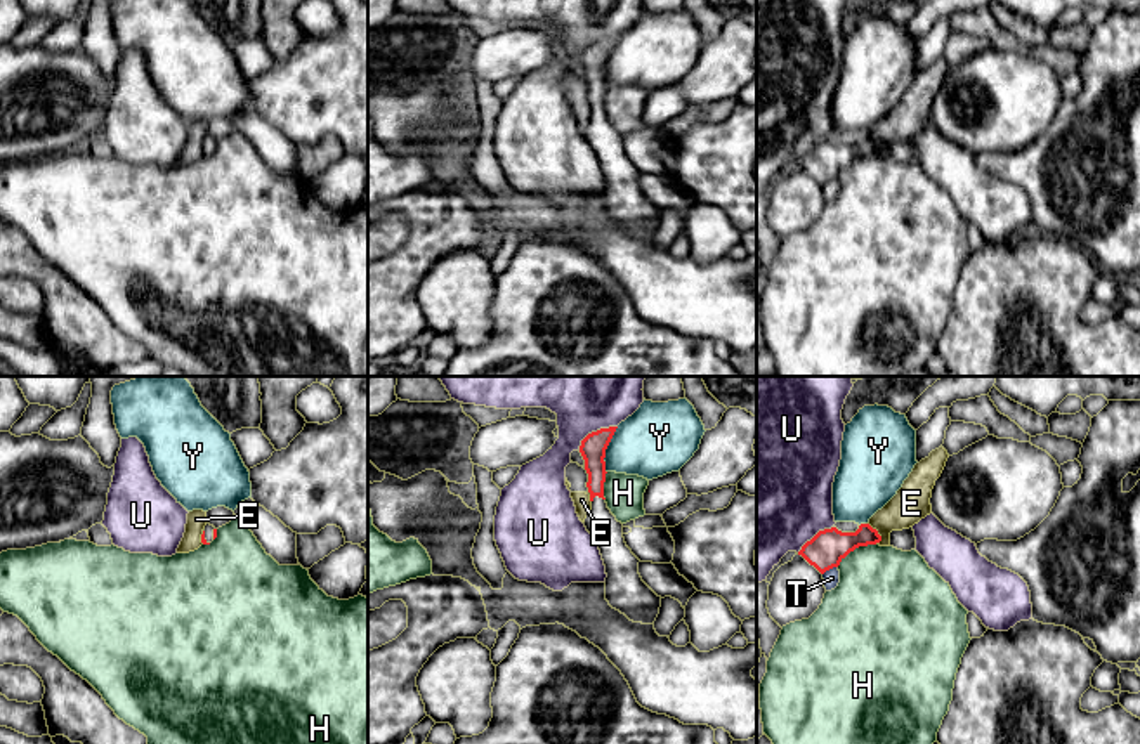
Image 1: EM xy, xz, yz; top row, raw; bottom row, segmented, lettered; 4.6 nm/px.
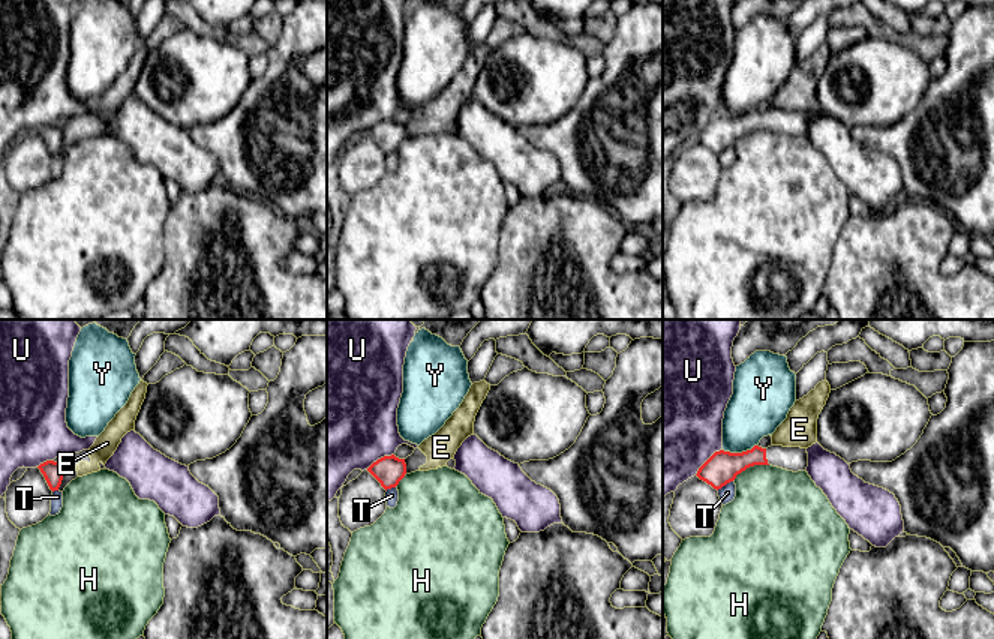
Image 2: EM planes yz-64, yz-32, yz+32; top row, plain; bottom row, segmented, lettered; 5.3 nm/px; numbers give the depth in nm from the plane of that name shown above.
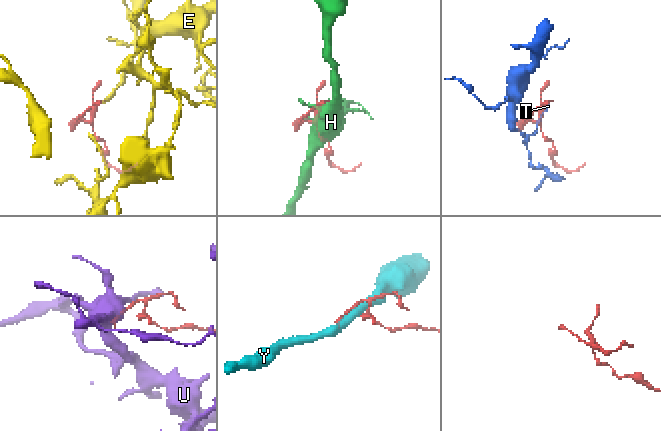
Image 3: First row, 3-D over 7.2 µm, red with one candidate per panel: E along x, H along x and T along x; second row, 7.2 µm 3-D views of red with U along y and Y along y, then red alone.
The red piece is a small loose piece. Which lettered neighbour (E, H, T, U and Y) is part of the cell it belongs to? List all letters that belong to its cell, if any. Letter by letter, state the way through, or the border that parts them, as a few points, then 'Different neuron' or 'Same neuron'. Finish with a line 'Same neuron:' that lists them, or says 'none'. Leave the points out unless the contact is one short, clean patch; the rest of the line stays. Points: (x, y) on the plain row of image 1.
E: Boundary: yz (868, 134), (880, 148), (878, 155). Different neuron
H: Different neuron
T: Boundary: yz (837, 177), (823, 186). Different neuron
U: Boundary: xz (616, 37), (592, 42), (578, 61). Different neuron
Y: Different neuron
Same neuron: none

